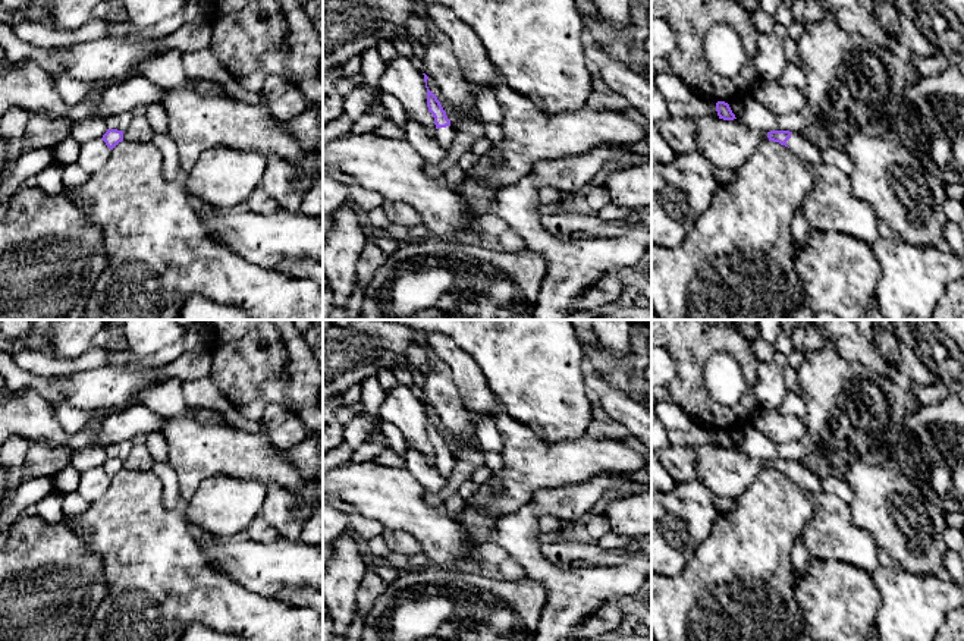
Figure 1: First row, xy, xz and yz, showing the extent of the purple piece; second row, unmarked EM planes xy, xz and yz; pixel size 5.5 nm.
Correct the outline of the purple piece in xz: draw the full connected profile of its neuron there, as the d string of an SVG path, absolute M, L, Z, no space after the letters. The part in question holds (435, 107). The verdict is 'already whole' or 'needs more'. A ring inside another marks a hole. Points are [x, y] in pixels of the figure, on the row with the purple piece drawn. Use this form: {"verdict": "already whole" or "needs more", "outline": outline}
{"verdict": "needs more", "outline": "M423 73L423 75L424 75L426 88L427 88L427 107L428 107L428 111L434 117L436 136L437 136L442 148L449 151L453 144L453 139L455 139L455 129L450 126L450 120L448 119L446 111L443 110L440 101L428 89L428 87L427 87L428 76L426 73Z"}

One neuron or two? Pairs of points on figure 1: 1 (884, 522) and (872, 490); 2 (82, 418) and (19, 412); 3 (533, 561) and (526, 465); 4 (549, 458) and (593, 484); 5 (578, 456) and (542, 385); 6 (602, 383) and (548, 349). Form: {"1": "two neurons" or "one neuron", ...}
{"1": "one neuron", "2": "two neurons", "3": "two neurons", "4": "two neurons", "5": "two neurons", "6": "two neurons"}

